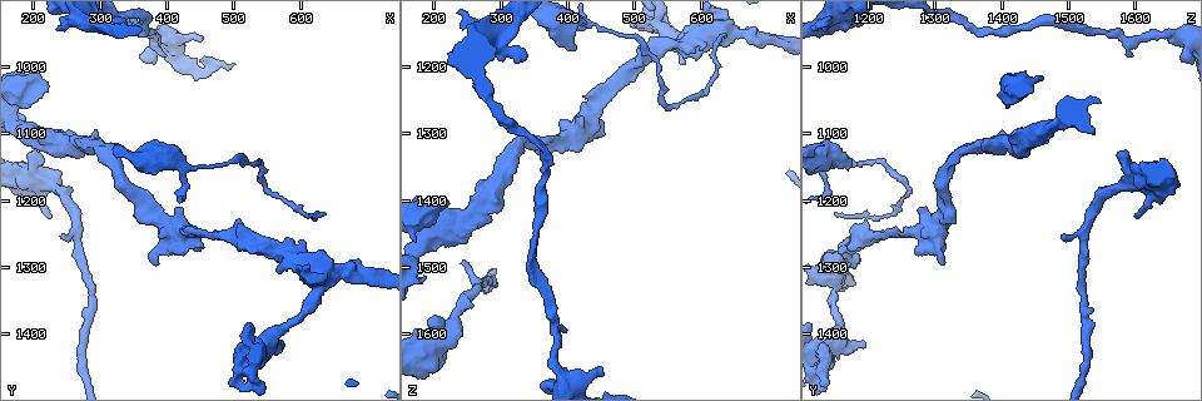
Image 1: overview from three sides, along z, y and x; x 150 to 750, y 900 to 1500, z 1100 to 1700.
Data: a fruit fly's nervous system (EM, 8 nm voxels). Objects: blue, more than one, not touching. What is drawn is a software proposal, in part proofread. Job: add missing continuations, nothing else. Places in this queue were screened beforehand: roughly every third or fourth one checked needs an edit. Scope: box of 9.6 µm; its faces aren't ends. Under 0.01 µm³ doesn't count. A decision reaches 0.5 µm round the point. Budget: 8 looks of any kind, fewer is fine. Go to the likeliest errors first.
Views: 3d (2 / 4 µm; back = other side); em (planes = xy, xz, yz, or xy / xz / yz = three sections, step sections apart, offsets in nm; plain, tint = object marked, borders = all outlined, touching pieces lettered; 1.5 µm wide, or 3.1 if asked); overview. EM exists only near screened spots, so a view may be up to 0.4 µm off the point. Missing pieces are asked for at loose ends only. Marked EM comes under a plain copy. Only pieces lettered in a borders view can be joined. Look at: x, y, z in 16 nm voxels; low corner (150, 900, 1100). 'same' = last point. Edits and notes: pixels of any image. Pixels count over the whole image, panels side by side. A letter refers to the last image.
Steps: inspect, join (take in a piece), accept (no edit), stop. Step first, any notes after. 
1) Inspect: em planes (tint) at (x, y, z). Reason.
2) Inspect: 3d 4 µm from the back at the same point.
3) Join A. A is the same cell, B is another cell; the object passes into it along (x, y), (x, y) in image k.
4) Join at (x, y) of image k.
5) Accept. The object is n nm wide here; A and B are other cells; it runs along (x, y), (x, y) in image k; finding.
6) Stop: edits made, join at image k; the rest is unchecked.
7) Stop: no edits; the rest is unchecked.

Inspect: 3d 2 µm at (390, 1295, 1315). Free end.

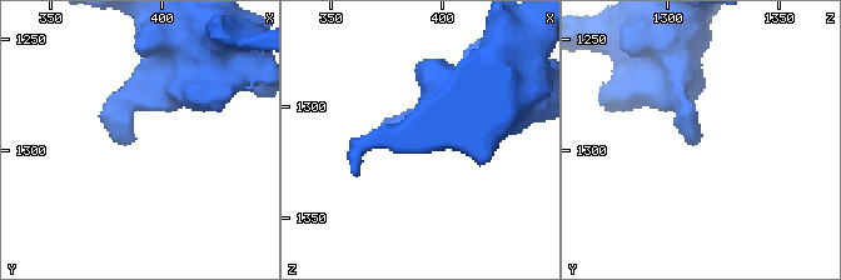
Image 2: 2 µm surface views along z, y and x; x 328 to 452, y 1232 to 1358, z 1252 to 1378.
Inspect: em xz step 8 (tint) at (390, 1296, 1311).

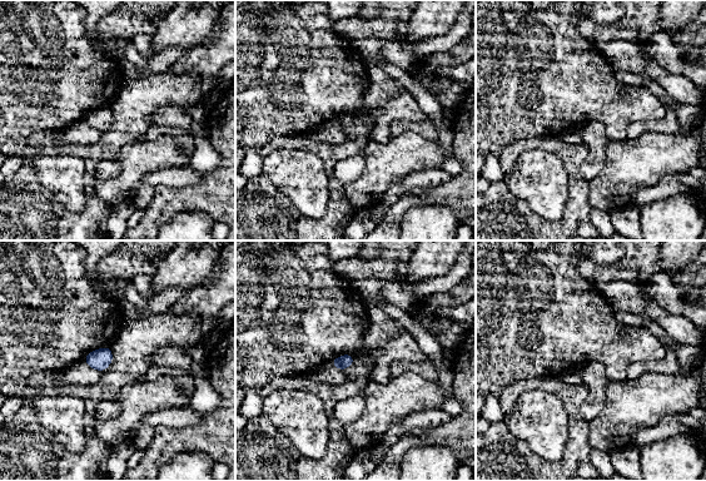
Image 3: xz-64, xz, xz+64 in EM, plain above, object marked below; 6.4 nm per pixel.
Inspect: em planes (borders) at the same point. Another direction.

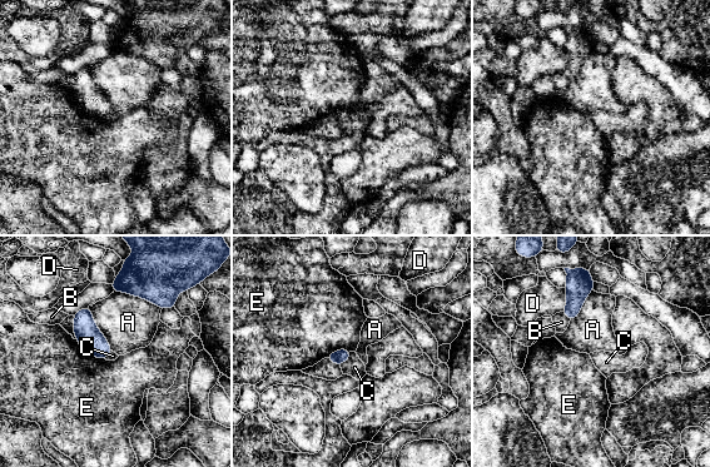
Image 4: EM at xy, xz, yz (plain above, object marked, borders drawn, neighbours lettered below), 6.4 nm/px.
Accept. A, B, C, D and E are other cells; a border runs along (352, 352), (339, 364) in image 4; no lettered piece goes on from it.

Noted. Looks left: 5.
Inspect: 3d 4 µm at (575, 1420, 1195). An open end.

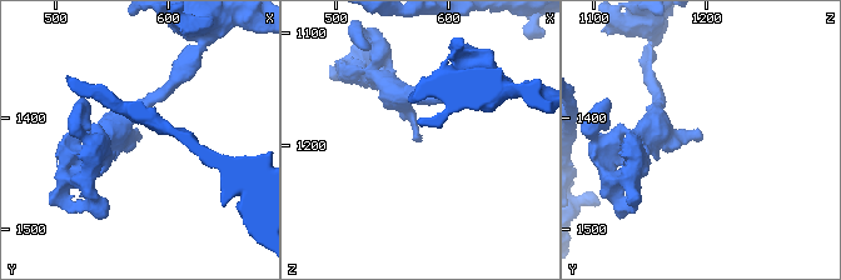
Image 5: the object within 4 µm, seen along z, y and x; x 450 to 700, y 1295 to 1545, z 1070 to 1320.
Inspect: em planes (borders) at (572, 1418, 1196). Shape alone is not enough.

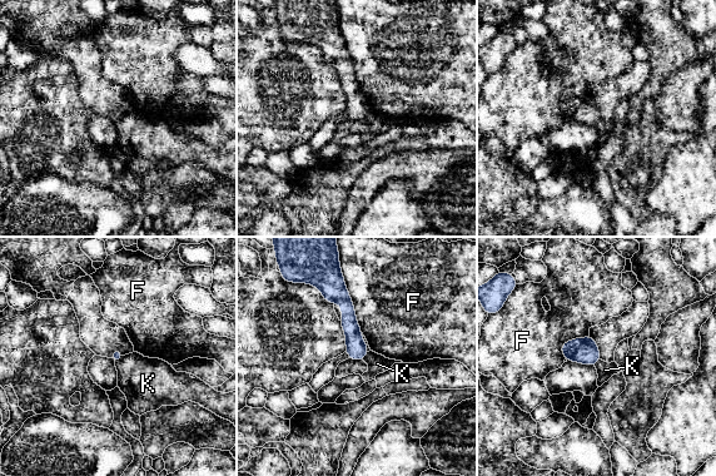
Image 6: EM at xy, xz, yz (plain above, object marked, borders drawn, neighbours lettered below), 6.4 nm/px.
Accept. F and K are other cells; it runs along (338, 284), (357, 357) in image 6; no lettered piece goes on from it.

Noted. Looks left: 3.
Inspect: 3d 2 µm at (635, 1220, 1150). Thin end.

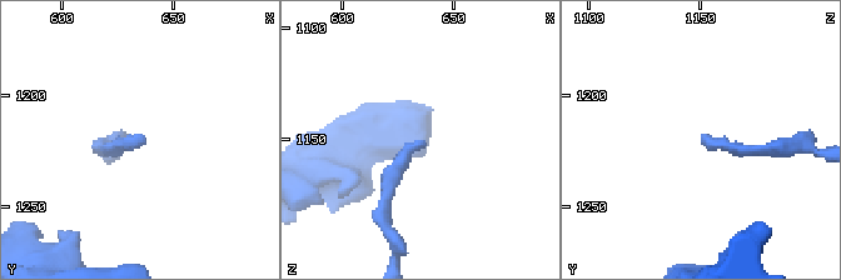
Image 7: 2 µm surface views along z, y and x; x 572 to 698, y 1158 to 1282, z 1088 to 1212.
Inspect: em xz step 4 (borders) at (636, 1221, 1149).

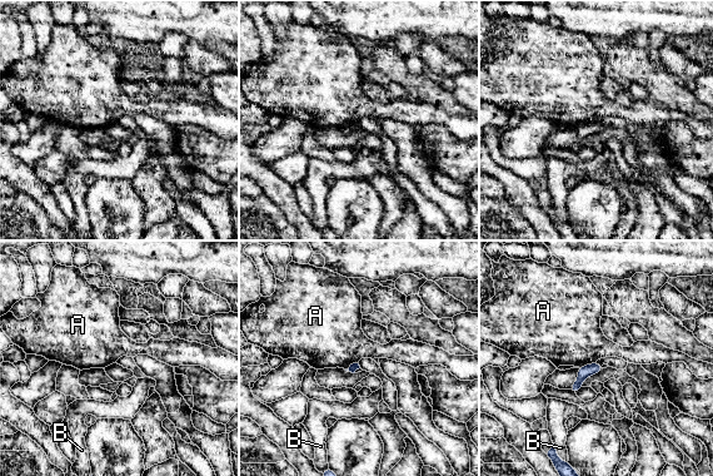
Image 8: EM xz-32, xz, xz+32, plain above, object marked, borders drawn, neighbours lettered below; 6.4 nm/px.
Accept. The object is 60 nm wide here; A and B are other cells; a border runs along (596, 361), (578, 367) in image 8; none of them fits.

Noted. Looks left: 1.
Stop: no edits; the rest is unchecked.

